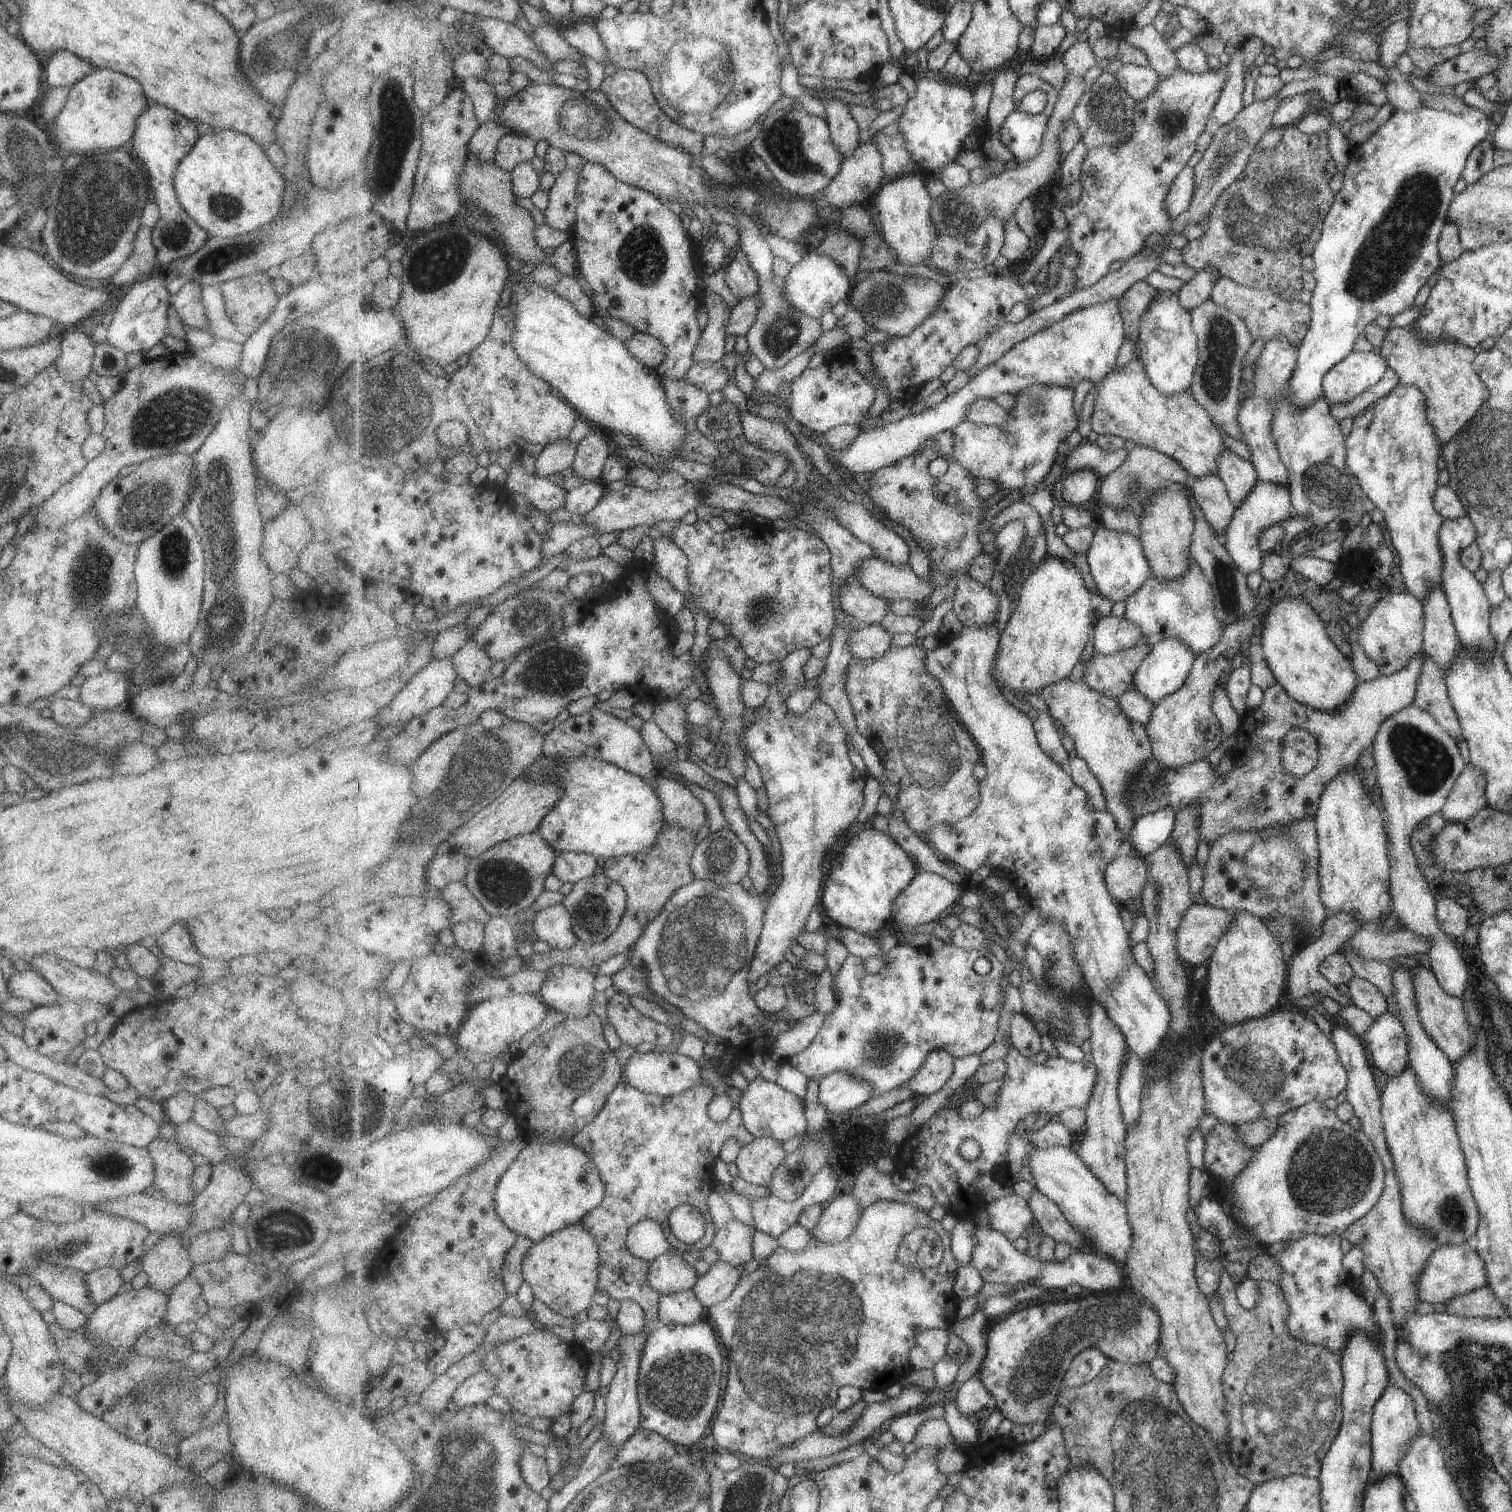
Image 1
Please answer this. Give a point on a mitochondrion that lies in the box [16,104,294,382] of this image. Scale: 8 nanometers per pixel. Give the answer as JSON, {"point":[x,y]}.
{"point":[96,204]}

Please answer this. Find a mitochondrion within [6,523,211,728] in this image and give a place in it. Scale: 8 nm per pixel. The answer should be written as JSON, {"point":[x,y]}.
{"point":[90,579]}

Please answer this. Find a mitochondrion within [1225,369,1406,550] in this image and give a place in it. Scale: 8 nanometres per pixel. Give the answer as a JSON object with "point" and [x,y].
{"point":[1327,487]}

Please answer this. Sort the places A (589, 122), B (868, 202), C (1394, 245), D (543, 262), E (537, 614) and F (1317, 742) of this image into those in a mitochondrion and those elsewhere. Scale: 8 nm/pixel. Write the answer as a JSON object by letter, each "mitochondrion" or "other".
{"A":"mitochondrion","B":"other","C":"mitochondrion","D":"other","E":"mitochondrion","F":"other"}

